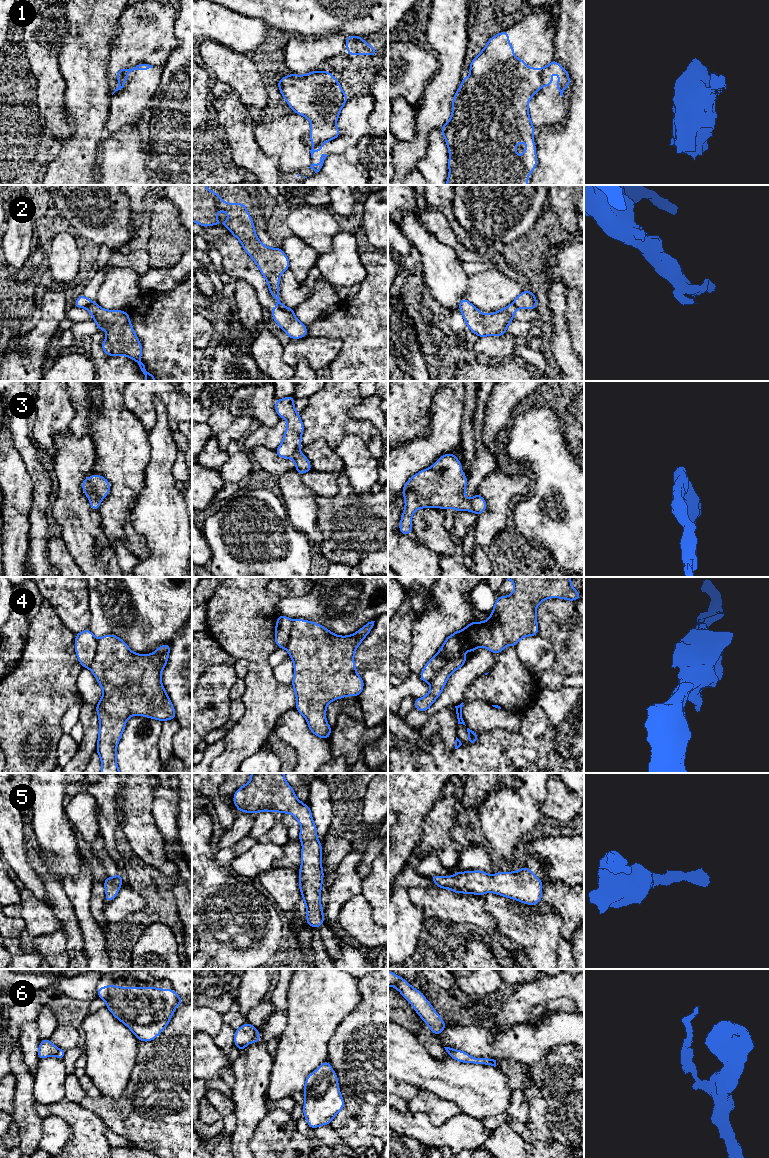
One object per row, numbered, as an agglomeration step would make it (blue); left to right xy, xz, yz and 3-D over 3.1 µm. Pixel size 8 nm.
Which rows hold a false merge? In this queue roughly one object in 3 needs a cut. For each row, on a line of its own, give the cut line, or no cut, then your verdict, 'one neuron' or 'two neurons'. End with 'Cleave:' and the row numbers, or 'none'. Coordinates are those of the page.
1: cut in yz along (544, 68), (541, 84); two neurons
2: cut in xz along (278, 305), (293, 313); two neurons
3: no cut; one neuron
4: cut in yz along (462, 630), (462, 649), (449, 658), (429, 681); two neurons
5: no cut; one neuron
6: cut in xz along (256, 1029), (250, 1041); two neurons
Cleave: 1, 2, 4, 6

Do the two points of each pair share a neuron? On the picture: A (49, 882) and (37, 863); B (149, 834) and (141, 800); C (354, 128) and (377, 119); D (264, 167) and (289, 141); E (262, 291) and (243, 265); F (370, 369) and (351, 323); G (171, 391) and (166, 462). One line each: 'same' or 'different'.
A: same
B: same
C: different
D: different
E: same
F: same
G: different

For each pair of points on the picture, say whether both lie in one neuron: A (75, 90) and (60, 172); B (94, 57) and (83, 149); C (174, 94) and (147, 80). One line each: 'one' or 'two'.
A: one
B: one
C: two

